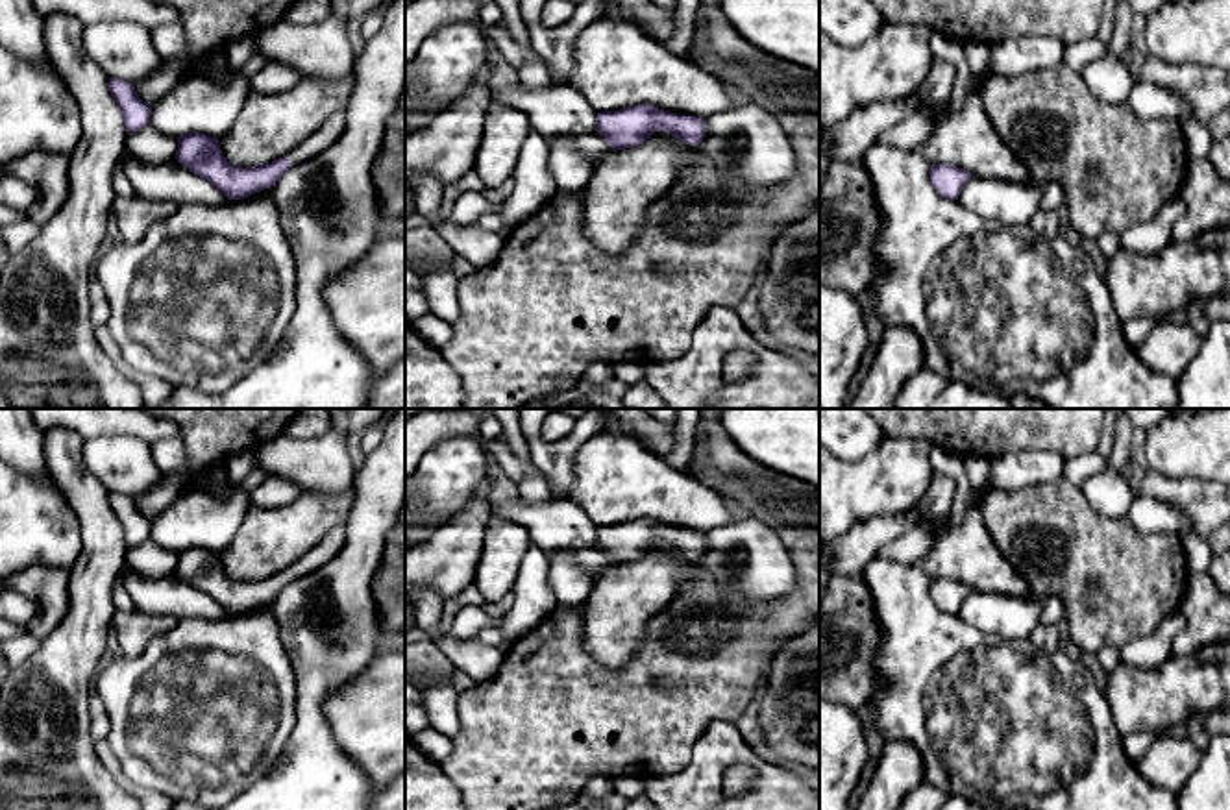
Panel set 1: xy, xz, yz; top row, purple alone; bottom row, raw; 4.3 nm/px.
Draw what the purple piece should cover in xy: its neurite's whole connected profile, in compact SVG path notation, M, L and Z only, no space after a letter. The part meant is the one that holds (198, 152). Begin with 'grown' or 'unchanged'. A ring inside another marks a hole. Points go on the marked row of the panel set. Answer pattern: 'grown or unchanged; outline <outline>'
grown; outline M337 111L318 131L287 155L253 168L231 165L215 137L200 131L178 137L176 159L196 176L211 181L229 200L244 200L270 189L292 165L327 150L344 131L344 111Z

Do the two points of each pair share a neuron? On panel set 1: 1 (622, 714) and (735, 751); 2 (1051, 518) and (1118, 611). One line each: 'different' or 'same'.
1: different
2: same

